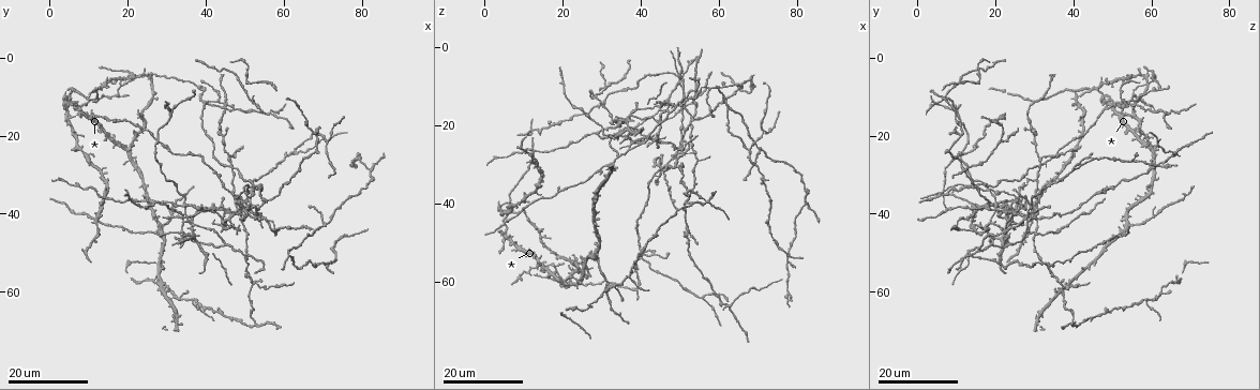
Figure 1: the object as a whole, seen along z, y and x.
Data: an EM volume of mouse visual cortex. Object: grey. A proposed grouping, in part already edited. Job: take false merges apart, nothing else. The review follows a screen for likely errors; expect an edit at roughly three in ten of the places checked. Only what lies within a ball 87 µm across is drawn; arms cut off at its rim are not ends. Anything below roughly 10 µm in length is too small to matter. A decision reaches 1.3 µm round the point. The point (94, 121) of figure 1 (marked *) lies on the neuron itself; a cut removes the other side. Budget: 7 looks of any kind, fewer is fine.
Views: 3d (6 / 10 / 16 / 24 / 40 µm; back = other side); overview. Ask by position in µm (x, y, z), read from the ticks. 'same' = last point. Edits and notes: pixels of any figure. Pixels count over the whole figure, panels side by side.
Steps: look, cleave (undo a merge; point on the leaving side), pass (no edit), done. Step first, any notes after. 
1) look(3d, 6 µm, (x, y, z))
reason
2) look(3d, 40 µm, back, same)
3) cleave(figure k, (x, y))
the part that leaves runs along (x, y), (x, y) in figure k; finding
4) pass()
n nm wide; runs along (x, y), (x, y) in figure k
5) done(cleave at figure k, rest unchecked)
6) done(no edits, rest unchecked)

look(3d, 24 µm, (44.0, 10.0, 52.0))
narrows sharply

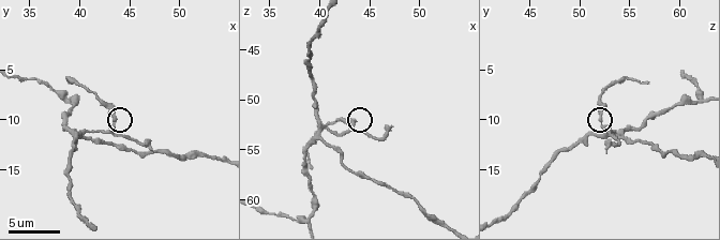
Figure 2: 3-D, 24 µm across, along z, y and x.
look(3d, 10 µm, (43.4, 10.0, 52.2))
closer look

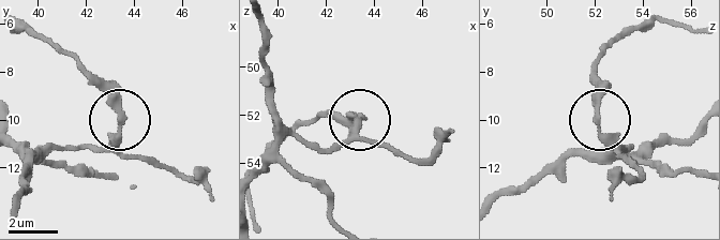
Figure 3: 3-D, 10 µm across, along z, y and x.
pass()
runs along (261, 160), (291, 135), (334, 146), (359, 119), (312, 117) in figure 3; all the same neuron

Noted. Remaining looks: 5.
look(3d, 24 µm, (54.0, 38.0, 18.5))
arms part here

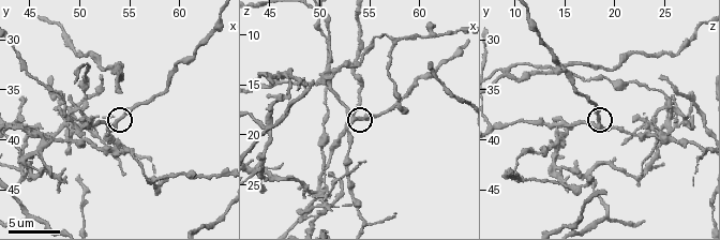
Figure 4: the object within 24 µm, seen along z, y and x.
look(3d, 6 µm, (53.6, 38.2, 18.4))
closer look

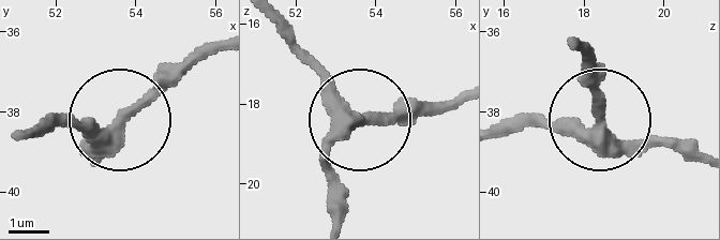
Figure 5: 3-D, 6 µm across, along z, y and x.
pass()
3 arms; runs along (330, 218), (330, 156), (354, 116), (282, 38) in figure 5; one neuron here

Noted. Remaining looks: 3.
look(3d, 6 µm, (45.2, 47.8, 19.2))

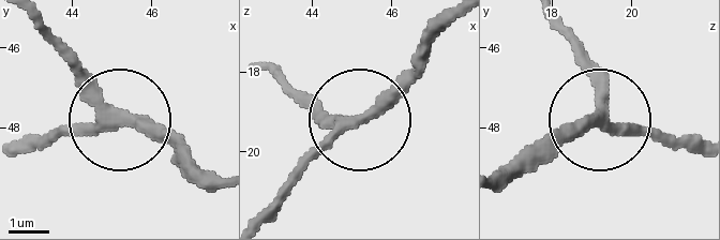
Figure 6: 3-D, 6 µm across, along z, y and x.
look(3d, 6 µm, back, (45.40, 47.75, 19.15))
other side

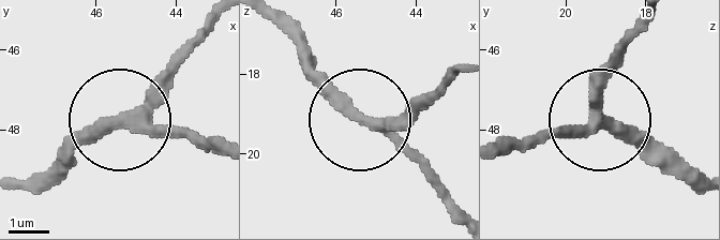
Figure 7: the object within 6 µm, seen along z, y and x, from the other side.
pass()
side arm 61 µm; 3 arms; continuous, no second neuron

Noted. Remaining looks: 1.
done(no edits, rest unchecked)

